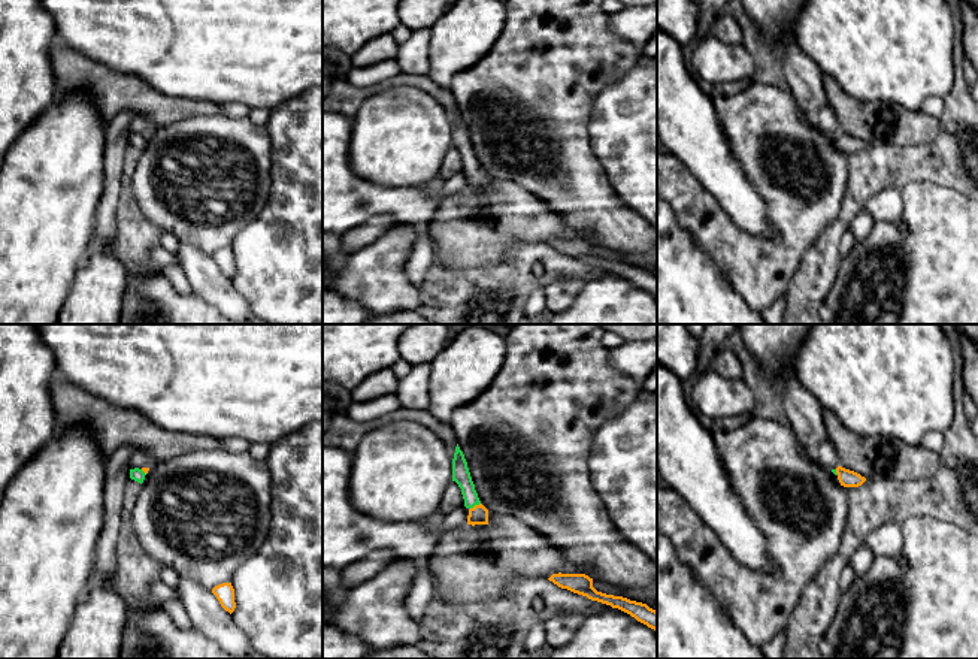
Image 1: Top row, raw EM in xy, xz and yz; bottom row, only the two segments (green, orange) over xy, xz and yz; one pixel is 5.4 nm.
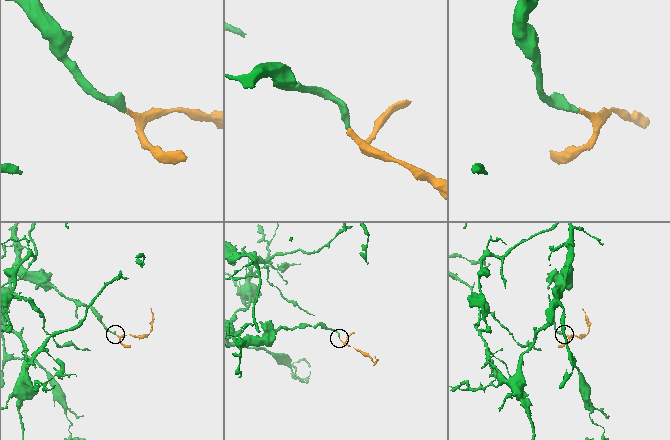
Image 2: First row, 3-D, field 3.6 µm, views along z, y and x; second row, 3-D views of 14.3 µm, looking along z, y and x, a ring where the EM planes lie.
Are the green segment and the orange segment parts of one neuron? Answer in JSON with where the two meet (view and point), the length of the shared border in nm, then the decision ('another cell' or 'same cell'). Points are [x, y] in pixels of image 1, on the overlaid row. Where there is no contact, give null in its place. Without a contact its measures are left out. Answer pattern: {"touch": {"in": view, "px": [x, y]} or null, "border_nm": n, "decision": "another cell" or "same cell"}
{"touch": {"in": "xz", "px": [474, 505]}, "border_nm": 80, "decision": "same cell"}

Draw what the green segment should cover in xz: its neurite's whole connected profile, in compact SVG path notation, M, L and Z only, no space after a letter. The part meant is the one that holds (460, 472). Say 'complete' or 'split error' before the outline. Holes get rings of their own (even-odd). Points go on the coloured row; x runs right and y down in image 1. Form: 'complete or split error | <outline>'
split error | M458 444L452 459L452 481L461 489L464 507L469 510L467 525L488 525L488 510L481 504L472 481L467 462Z

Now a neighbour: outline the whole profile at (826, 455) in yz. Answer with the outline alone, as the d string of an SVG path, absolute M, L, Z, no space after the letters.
M830 439L823 441L814 454L817 460L829 469L836 469L839 466L839 457Z

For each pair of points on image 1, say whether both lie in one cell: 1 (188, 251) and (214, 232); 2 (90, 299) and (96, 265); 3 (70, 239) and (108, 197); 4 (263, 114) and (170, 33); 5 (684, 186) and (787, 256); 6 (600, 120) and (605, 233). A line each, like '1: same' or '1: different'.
1: different
2: same
3: different
4: different
5: same
6: different

